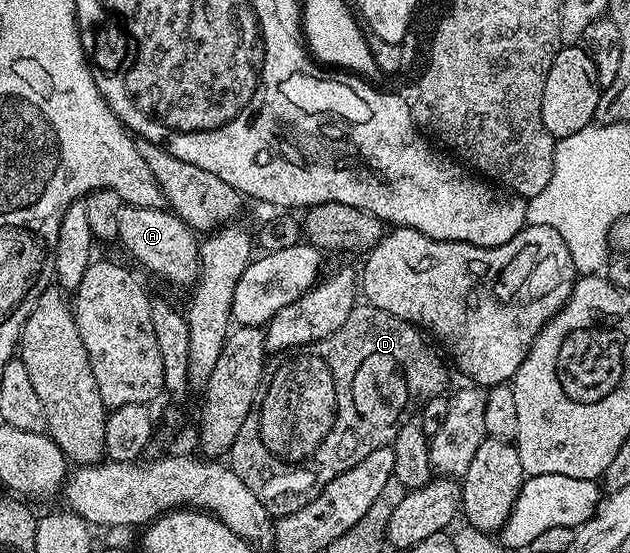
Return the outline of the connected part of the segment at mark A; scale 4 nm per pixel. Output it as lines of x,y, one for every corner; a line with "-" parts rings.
123,204
118,213
117,241
126,245
127,252
144,269
154,274
163,274
168,281
178,286
190,288
197,283
200,269
199,239
195,231
169,209

